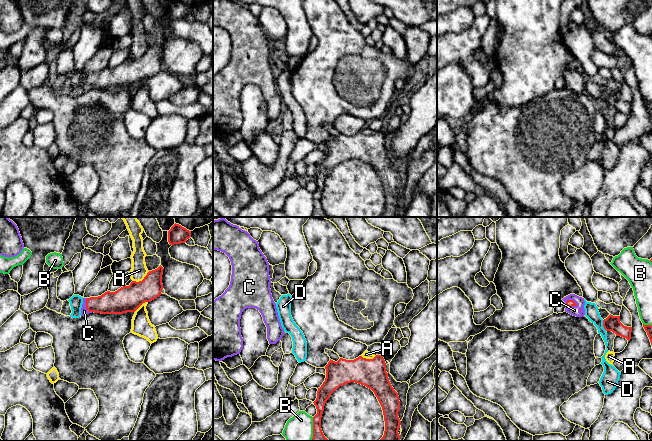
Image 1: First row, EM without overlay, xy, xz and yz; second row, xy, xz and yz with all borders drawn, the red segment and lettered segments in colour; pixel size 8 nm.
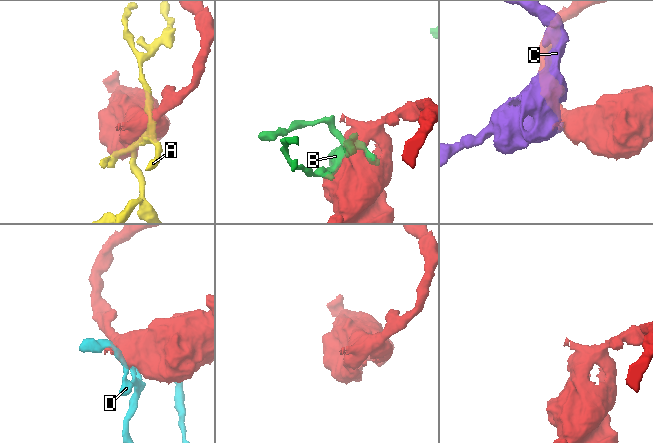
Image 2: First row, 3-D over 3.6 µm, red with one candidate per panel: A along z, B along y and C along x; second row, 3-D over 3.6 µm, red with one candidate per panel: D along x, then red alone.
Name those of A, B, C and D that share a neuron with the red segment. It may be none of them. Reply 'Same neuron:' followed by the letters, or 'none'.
Same neuron: C

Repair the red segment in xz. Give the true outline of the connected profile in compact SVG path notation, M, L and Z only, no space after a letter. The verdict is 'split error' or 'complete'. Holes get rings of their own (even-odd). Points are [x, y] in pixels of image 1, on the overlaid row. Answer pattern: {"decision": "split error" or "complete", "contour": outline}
{"decision": "complete", "contour": "M376 355L373 359L366 359L362 356L354 360L340 358L337 362L330 359L325 369L325 381L318 388L317 398L313 402L317 414L313 417L313 438L311 441L329 441L321 429L325 403L336 389L351 382L371 389L382 407L385 431L379 441L401 441L398 433L401 423L398 417L399 396L389 381L386 363L382 355Z"}

